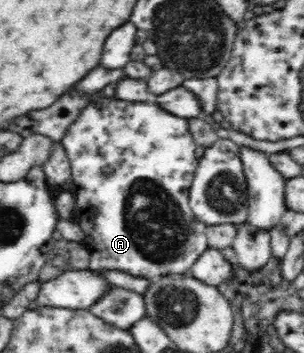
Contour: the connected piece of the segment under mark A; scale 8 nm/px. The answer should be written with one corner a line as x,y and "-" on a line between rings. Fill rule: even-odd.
117,98
100,99
92,105
84,108
78,119
70,128
67,129
67,135
61,139
68,160
71,164
72,177
76,183
76,199
84,203
80,205
78,211
74,211
74,221
88,221
88,237
84,241
84,247
90,253
89,268
94,271
121,271
122,273
142,276
149,279
155,279
165,274
186,274
190,267
209,245
205,234
207,224
195,218
194,212
188,205
188,193
194,173
196,173
199,158
196,157
196,142
192,137
189,120
186,117
180,117
178,114
172,114
156,102
146,101
122,101

